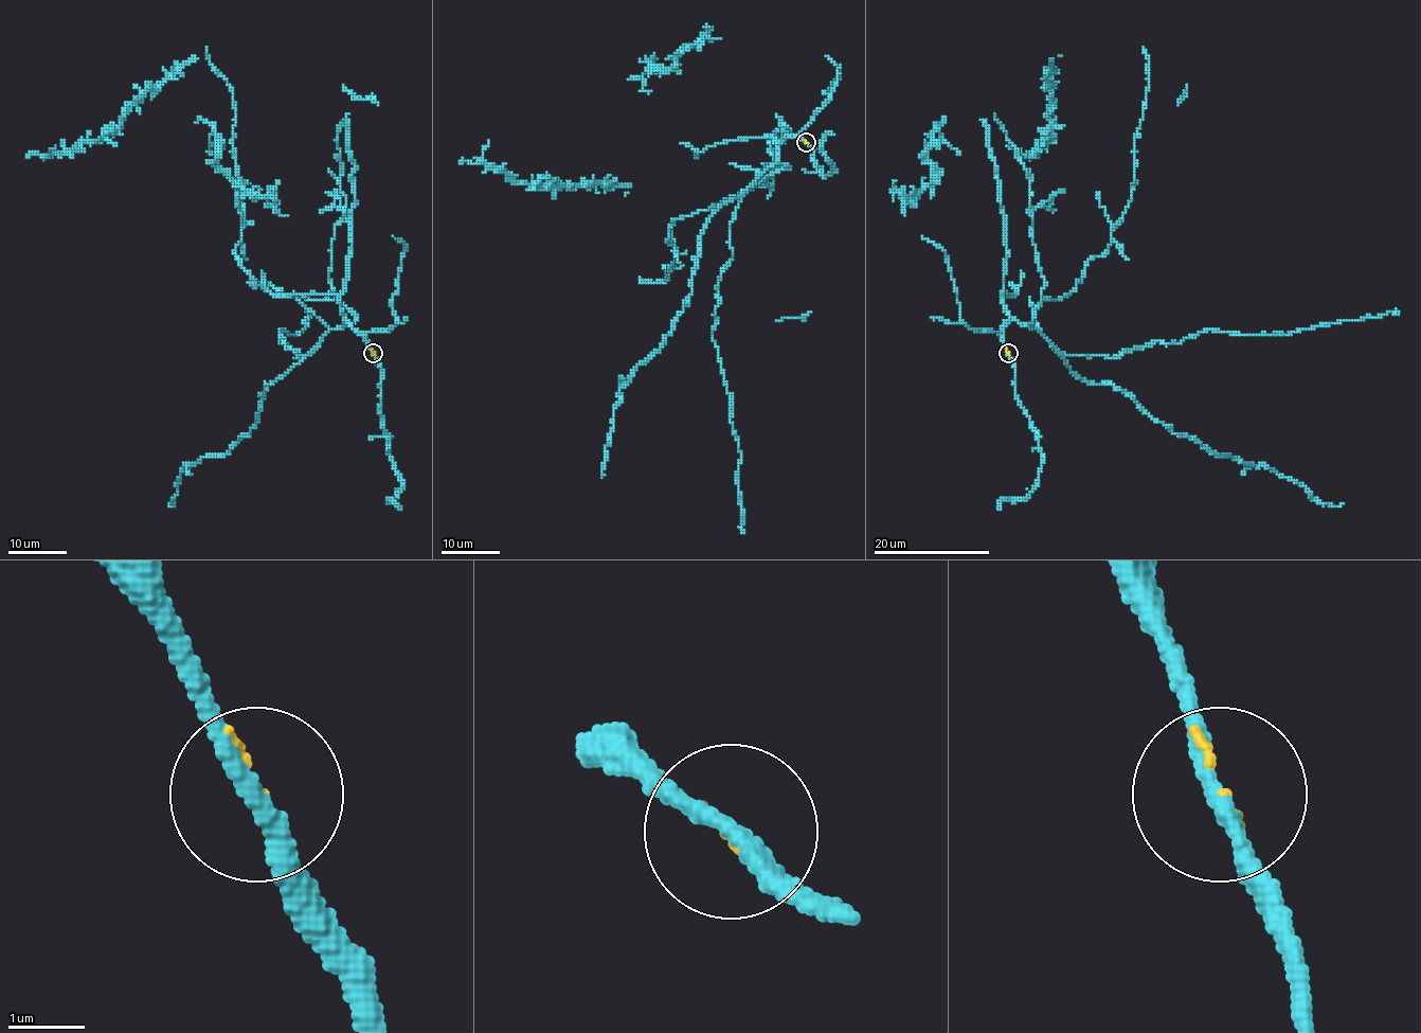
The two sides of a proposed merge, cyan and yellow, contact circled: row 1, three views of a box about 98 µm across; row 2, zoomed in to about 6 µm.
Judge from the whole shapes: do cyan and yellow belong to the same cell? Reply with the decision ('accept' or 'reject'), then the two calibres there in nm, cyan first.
reject | 240/70 nm

